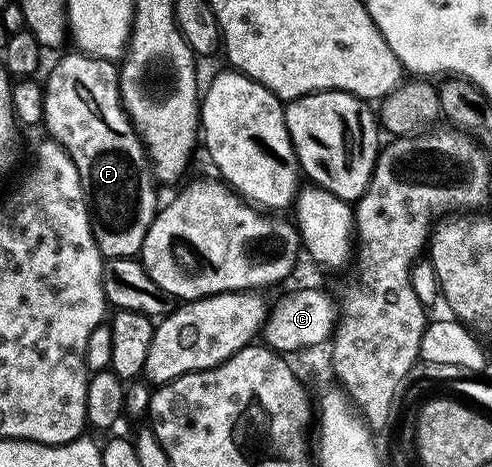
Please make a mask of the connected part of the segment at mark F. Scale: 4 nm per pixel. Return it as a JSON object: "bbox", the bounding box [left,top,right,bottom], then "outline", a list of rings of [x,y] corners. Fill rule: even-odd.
{"bbox":[43,51,159,259],"outline":[[[69,51],[69,54],[54,67],[49,73],[49,78],[44,78],[43,88],[45,91],[45,119],[43,129],[46,129],[48,136],[52,140],[57,141],[67,151],[67,155],[71,155],[71,159],[75,163],[75,171],[79,171],[79,179],[81,186],[85,192],[85,199],[89,203],[89,211],[91,220],[94,224],[93,238],[99,247],[102,258],[112,259],[115,257],[132,257],[136,258],[143,247],[143,239],[147,239],[147,231],[151,227],[153,218],[157,215],[159,202],[157,202],[157,189],[152,168],[149,163],[149,154],[145,152],[145,145],[141,141],[141,137],[133,129],[133,124],[129,121],[129,116],[125,114],[125,108],[121,102],[121,78],[119,69],[114,62],[104,61],[98,57],[89,57],[85,53]]]}

